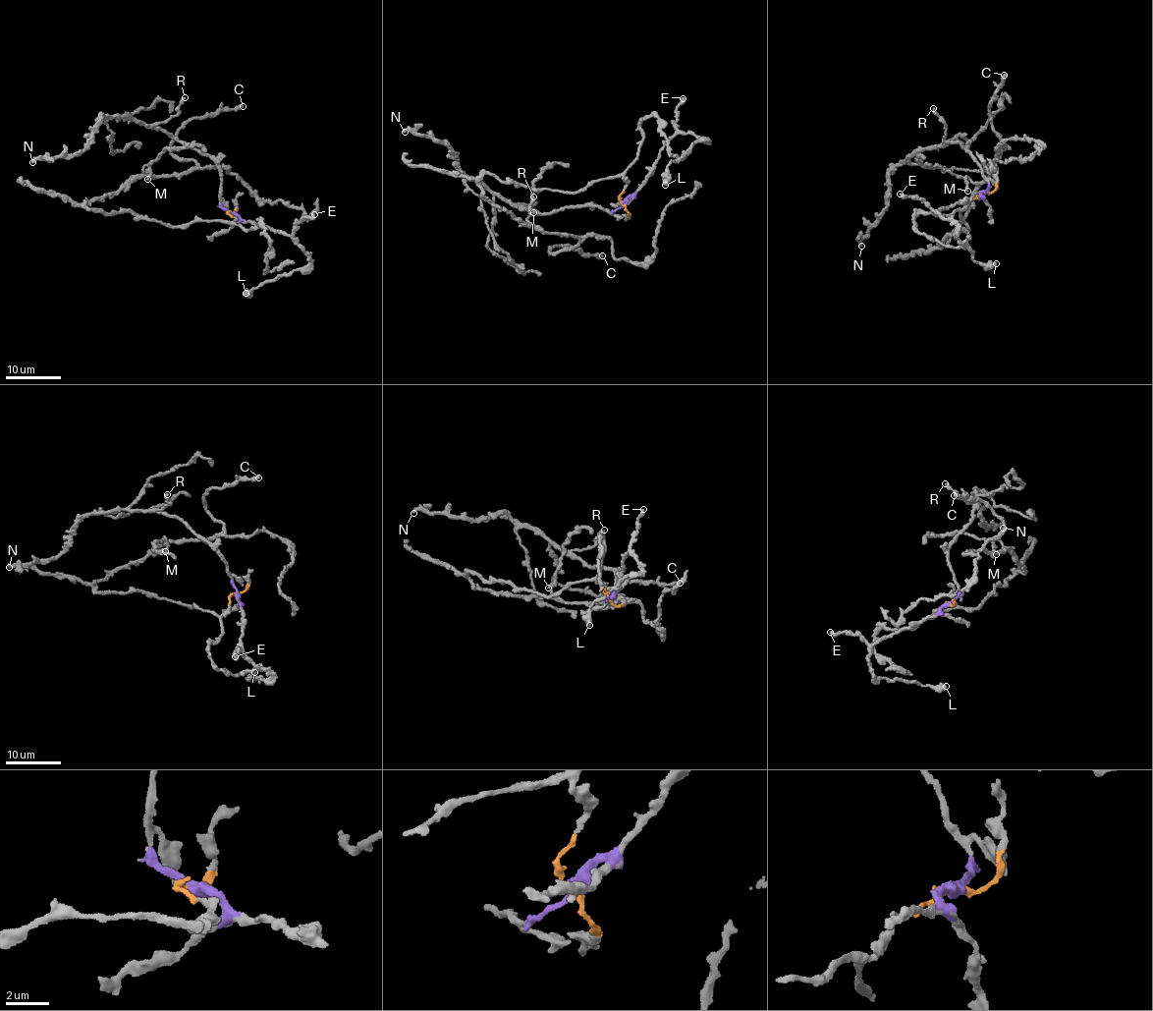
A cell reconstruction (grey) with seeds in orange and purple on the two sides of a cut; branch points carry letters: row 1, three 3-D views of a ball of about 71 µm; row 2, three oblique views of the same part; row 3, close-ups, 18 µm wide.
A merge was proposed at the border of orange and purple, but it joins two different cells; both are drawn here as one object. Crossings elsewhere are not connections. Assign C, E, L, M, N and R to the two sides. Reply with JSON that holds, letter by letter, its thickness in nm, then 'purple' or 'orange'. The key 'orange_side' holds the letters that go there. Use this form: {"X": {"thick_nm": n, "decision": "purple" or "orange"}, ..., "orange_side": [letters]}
{"C": {"thick_nm": 480, "decision": "orange"}, "E": {"thick_nm": 400, "decision": "purple"}, "L": {"thick_nm": 550, "decision": "purple"}, "M": {"thick_nm": 300, "decision": "orange"}, "N": {"thick_nm": 400, "decision": "purple"}, "R": {"thick_nm": 260, "decision": "purple"}, "orange_side": ["C", "M"]}

